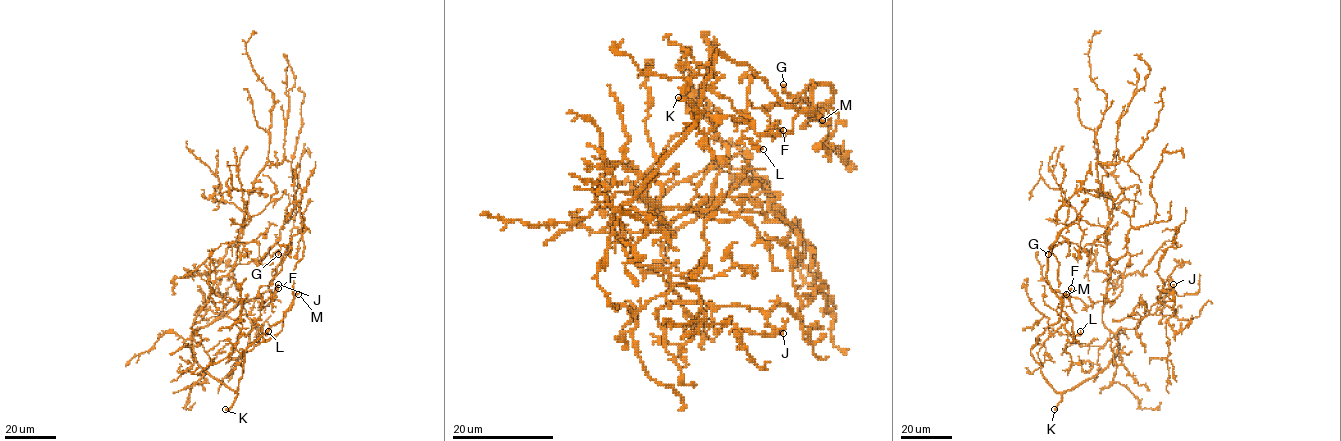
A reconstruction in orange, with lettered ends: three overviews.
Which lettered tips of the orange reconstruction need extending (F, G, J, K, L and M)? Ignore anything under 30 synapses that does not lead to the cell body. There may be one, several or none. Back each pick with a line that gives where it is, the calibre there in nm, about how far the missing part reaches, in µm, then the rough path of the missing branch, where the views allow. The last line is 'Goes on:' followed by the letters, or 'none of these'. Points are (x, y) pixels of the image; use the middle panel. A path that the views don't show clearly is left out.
K: at (678, 97); 240 nm thick; about 50 µm are missing; missing branch runs (678, 97), (669, 92), (666, 79), (645, 51), (668, 34), (682, 34), (708, 67), (751, 84), (784, 88)
M: at (822, 120); 240 nm thick; about 160 µm are missing; missing branch runs (822, 120), (801, 215), (763, 224), (626, 112), (591, 128), (539, 105), (461, 150), (462, 180)
Goes on: K, M

